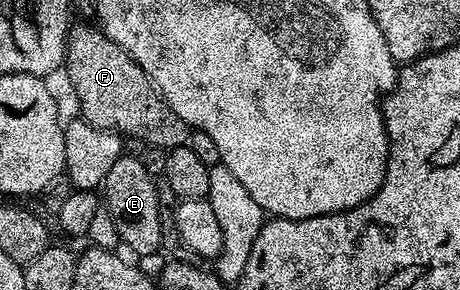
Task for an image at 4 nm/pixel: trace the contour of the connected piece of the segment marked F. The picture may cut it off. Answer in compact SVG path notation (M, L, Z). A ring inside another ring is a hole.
M80 22L84 24L73 23L68 29L68 46L66 49L66 69L68 68L68 80L72 83L72 88L76 91L76 100L80 103L79 115L88 124L93 124L99 128L110 128L113 132L119 134L121 137L129 138L133 136L136 140L141 140L141 145L151 146L154 148L162 148L165 150L171 150L173 148L183 148L187 145L188 137L190 135L190 129L186 122L182 122L182 118L178 118L178 114L174 114L174 110L170 110L170 106L166 101L160 98L160 93L156 91L153 83L149 80L148 75L142 71L130 58L130 54L126 54L126 50L122 50L119 46L110 39L105 32L100 31L99 27L90 25L88 22Z

